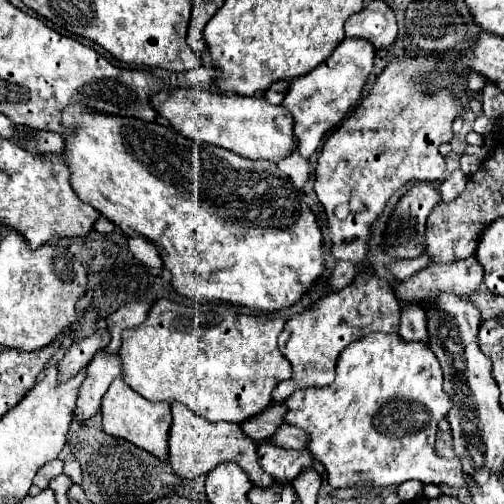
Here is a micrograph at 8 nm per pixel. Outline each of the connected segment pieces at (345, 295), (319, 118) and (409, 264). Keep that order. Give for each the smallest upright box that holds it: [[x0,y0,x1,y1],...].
[[272,276,400,404],[282,38,374,158],[386,254,430,280]]

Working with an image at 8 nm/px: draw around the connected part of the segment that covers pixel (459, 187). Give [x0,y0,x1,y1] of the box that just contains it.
[440,170,466,202]

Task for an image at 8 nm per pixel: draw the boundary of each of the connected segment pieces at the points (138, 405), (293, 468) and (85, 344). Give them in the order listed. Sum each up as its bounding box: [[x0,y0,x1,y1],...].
[[102,376,172,458],[258,440,312,484],[58,326,110,382]]

